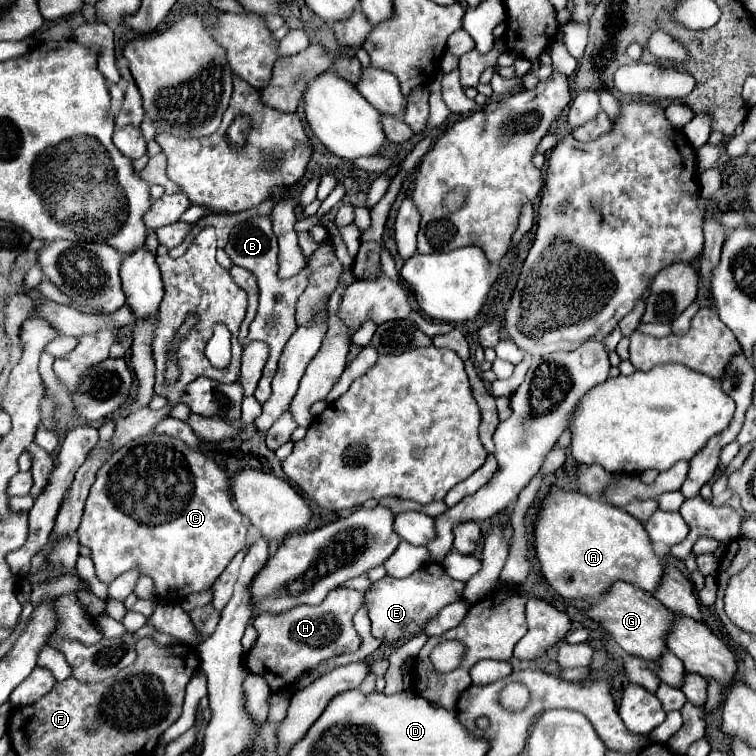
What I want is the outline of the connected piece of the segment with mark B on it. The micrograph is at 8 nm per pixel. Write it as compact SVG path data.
M254 218L254 220L244 222L242 226L238 226L224 250L236 266L242 266L242 268L254 272L254 276L258 278L260 306L258 306L258 314L256 314L254 322L250 324L250 334L244 342L260 340L260 342L266 342L270 346L270 356L268 356L268 362L264 366L264 374L262 374L258 388L256 388L256 400L266 402L272 394L270 382L276 374L278 358L280 358L288 338L296 330L296 300L308 286L310 270L308 270L308 266L304 266L304 270L300 270L292 278L286 278L286 280L278 278L278 244L276 244L276 236L272 234L270 218Z

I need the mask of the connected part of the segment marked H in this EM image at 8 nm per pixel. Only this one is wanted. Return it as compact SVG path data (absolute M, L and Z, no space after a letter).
M336 588L318 606L300 604L282 614L258 614L252 622L258 630L258 638L252 650L246 654L248 672L266 678L270 690L280 692L292 686L300 674L318 666L320 662L338 654L356 652L360 642L356 642L352 618L362 606L362 596L364 592L352 588Z

